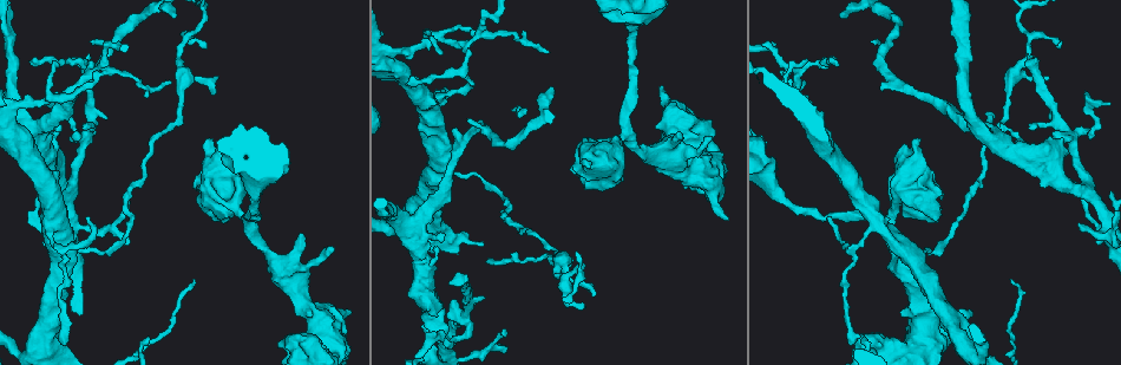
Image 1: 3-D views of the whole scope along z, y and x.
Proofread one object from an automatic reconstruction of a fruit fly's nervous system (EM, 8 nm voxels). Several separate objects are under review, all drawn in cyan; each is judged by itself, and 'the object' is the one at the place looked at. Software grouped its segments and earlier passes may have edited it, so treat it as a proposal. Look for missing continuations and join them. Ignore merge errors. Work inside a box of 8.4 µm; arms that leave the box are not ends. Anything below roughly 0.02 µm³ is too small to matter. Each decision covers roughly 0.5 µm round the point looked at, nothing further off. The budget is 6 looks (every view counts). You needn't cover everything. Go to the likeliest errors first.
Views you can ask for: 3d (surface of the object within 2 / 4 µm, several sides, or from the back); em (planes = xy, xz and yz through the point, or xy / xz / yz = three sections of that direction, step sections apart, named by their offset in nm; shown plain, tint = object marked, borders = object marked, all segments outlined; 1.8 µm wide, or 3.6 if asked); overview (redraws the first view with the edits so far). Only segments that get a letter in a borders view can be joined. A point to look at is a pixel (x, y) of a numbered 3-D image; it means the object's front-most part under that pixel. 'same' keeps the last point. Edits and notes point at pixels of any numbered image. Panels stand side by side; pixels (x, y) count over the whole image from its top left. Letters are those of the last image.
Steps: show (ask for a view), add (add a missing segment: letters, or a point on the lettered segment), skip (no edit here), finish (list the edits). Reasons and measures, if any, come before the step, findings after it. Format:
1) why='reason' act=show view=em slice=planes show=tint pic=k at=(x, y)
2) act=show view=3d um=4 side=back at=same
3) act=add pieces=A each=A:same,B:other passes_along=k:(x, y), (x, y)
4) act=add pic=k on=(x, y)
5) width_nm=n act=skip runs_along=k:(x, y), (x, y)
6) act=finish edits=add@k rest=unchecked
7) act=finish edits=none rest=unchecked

why='free end' act=show view=3d um=2 pic=1 at=(1037, 57)

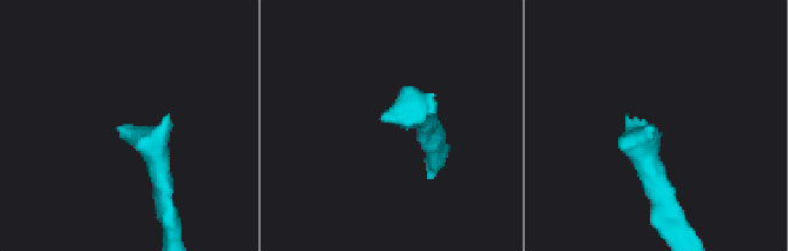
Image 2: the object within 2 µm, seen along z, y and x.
why='now the EM' act=show view=em slice=planes show=borders pic=2 at=(382, 116)

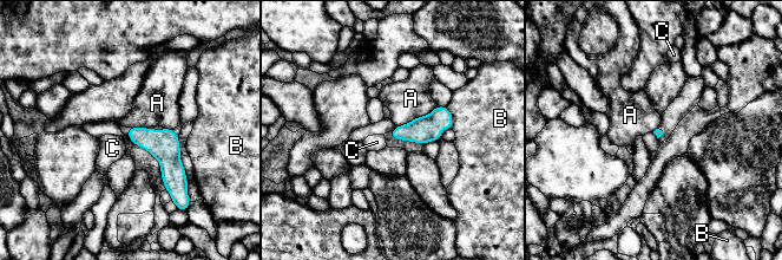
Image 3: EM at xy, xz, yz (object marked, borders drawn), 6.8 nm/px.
act=skip each=A:other,B:other,C:other border=3:(436, 104), (428, 114), (395, 127) found='no lettered segment goes on from it'

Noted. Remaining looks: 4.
why='arms part here' act=show view=em slice=planes show=tint pic=1 at=(87, 74)

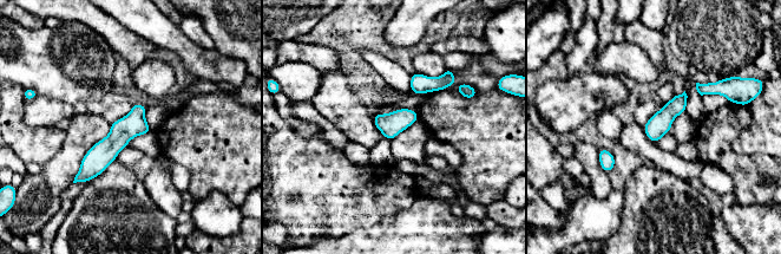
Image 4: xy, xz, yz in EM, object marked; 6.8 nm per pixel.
why='see the neighbours' act=show view=em slice=planes show=borders at=same

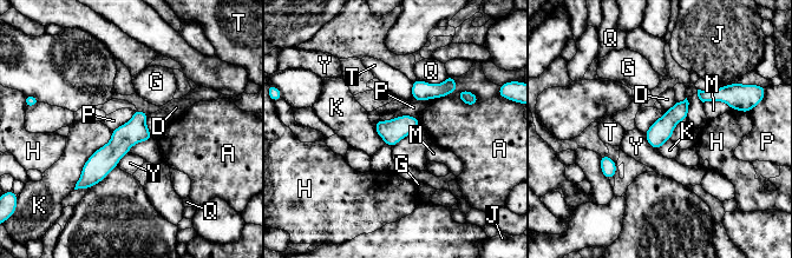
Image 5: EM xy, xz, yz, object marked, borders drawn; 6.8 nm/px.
width_nm=160 act=skip each=A:other,D:other,G:other,H:other,J:other,K:other,M:other,P:other,Q:other,T:other,Y:other border=5:(418, 117), (380, 119) found='no lettered segment goes on from it'

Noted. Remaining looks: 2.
why='three-way junction' act=show view=em slice=planes show=borders pic=1 at=(981, 129)

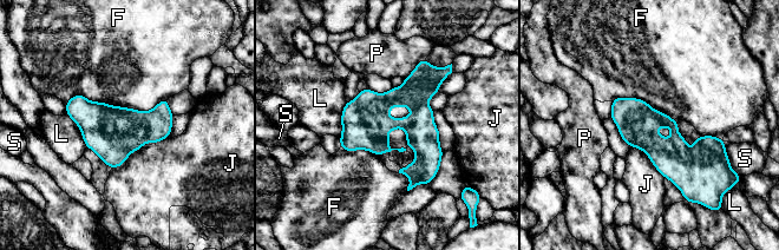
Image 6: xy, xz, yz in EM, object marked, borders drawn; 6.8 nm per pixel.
width_nm=300 act=skip each=F:other,J:other,L:other,P:other,S:other found='no lettered segment goes on from it'

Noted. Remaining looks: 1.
act=finish edits=none rest=unchecked

